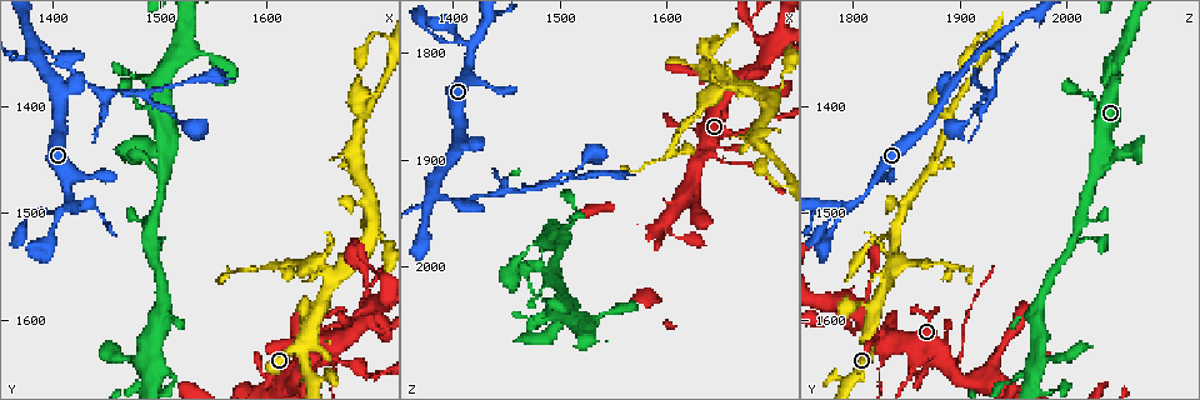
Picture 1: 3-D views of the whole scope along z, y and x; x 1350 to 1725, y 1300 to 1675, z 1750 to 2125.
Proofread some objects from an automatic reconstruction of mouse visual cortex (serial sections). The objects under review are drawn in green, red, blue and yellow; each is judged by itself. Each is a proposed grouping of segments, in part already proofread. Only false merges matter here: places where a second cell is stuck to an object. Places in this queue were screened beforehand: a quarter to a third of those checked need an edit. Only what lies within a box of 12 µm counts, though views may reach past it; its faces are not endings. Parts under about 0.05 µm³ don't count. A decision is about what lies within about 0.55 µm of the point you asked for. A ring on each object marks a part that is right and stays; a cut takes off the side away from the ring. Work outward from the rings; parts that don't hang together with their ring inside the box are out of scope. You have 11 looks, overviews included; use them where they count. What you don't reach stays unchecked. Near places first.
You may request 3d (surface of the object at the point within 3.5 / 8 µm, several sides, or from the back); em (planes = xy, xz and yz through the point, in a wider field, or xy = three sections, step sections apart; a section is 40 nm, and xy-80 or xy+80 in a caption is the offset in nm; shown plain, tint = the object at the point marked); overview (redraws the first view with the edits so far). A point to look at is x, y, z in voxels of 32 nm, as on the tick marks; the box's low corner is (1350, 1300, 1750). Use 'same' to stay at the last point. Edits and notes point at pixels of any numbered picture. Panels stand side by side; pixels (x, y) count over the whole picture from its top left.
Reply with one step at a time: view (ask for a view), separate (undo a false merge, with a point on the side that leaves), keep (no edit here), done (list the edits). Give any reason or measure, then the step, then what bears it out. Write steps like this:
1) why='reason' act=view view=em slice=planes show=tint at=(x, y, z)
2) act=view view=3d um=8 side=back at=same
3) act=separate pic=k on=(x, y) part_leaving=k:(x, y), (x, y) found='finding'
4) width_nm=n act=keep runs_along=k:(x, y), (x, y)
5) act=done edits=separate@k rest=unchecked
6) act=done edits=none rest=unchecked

why='abrupt turn' act=view view=3d um=8 at=(1698, 1518, 1838)

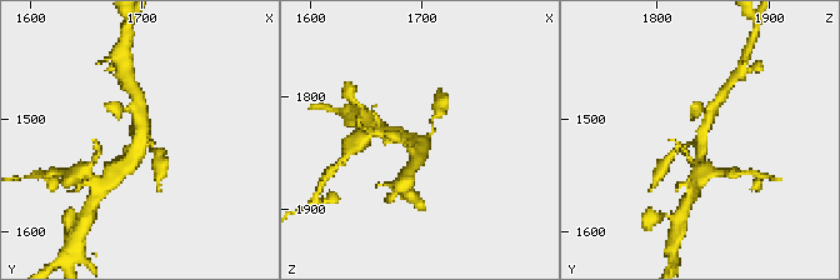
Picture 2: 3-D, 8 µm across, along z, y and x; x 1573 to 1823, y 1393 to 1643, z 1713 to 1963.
act=view view=3d um=3.5 at=(1700, 1514, 1840)

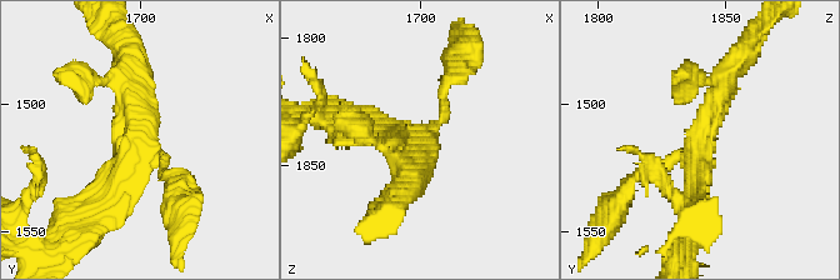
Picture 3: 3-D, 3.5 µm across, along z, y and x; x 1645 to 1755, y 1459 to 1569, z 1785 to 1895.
arms=3 arm_widths_nm=150,300,300 act=view view=em slice=planes show=tint at=(1699, 1517, 1839)

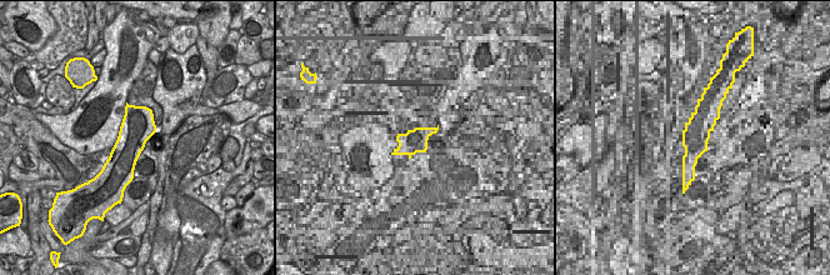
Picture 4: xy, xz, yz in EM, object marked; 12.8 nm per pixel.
act=keep runs_along=3:(689, 220), (698, 139), (733, 70) found='one cell here'

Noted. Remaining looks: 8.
why='narrows sharply' act=view view=3d um=3.5 at=(1696, 1654, 1862)

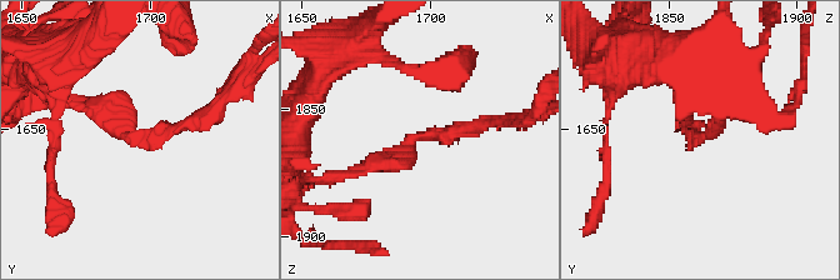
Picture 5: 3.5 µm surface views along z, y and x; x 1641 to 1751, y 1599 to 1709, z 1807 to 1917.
arm_widths_nm=200,200 act=view view=em slice=xy step=1 show=tint at=(1700, 1654, 1861)

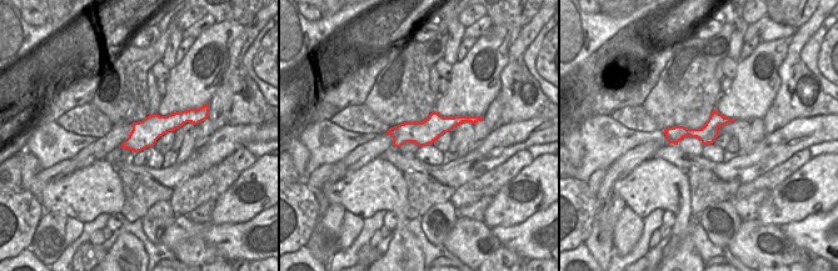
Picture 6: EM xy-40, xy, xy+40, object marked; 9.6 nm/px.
act=separate pic=5 on=(456, 130) part_leaving=5:(411, 139), (491, 126) found='a second cell is stuck on'

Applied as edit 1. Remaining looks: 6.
why='see it whole again' act=view view=overview

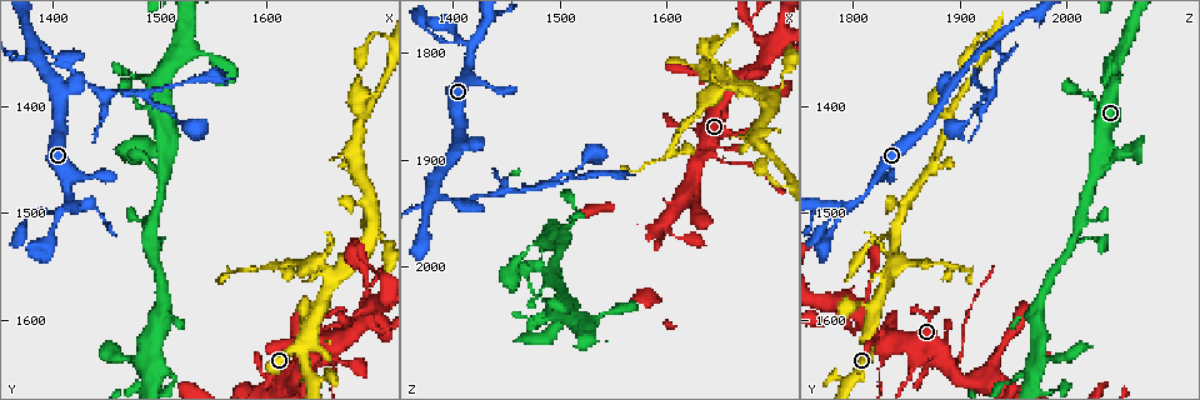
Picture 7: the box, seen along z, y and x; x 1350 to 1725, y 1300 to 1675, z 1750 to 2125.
why='abrupt turn' act=view view=3d um=8 at=(1508, 1448, 2032)

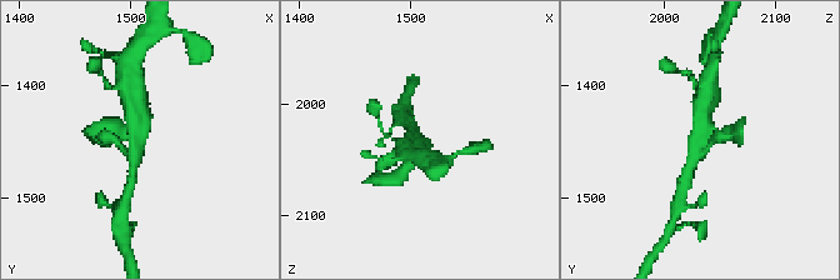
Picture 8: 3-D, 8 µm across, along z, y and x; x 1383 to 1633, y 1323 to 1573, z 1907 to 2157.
arms=4 arm_widths_nm=200,350,350,500 why='now the EM' act=view view=em slice=xy step=1 show=tint at=(1506, 1452, 2036)

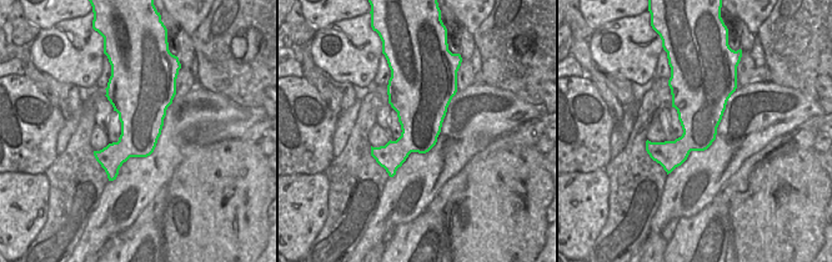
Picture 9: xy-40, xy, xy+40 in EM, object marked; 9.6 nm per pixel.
act=keep runs_along=8:(709, 95), (703, 141), (690, 164) found='continuous, no second cell'

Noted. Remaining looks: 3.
why='abrupt turn' act=view view=3d um=3.5 side=back at=(1402, 1352, 1942)

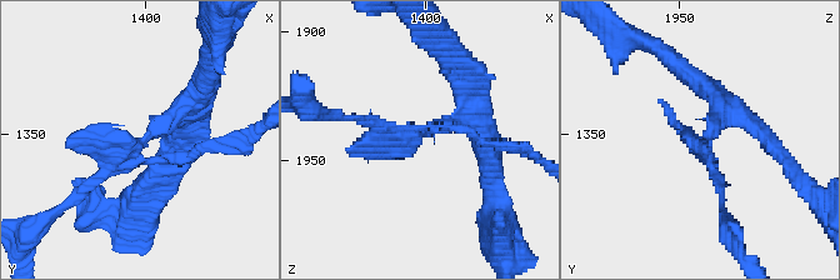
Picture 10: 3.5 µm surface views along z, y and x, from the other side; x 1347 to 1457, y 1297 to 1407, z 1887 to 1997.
act=view view=em slice=xy step=5 show=tint at=(1403, 1353, 1942)

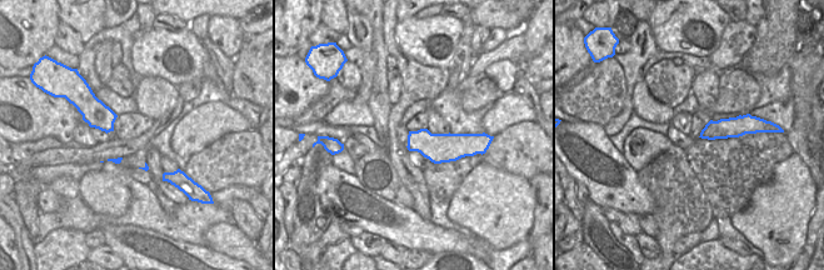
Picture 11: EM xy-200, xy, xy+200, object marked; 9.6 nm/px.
act=separate pic=10 on=(73, 201) part_leaving=10:(109, 165), (48, 220), (33, 228) found='a second cell is stuck on'

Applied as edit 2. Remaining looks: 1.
act=done edits=separate@5,separate@10 rest=unchecked

